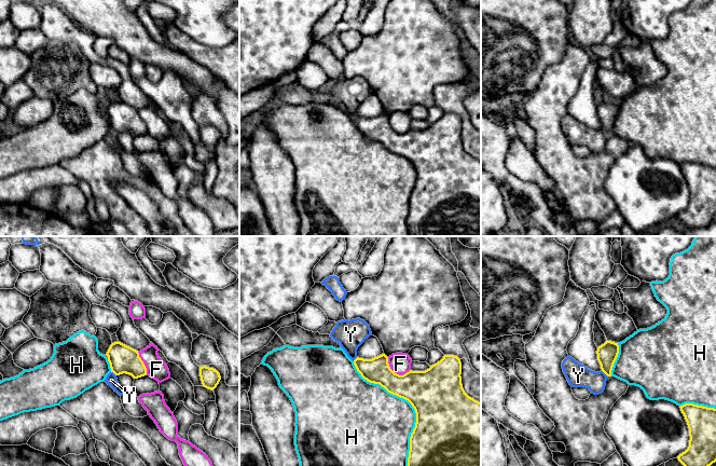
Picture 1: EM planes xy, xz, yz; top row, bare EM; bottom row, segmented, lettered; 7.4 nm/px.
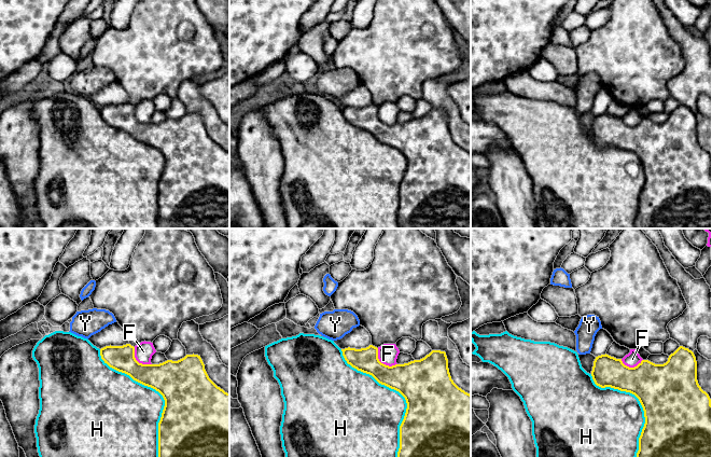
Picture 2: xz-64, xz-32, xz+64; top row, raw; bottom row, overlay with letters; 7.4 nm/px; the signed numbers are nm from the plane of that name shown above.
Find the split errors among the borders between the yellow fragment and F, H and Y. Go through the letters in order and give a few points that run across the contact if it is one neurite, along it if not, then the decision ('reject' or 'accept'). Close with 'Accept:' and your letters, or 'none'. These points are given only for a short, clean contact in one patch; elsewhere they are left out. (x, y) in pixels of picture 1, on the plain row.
F: reject
H: reject
Y: yz (602, 128), (607, 135) | reject
Accept: none

